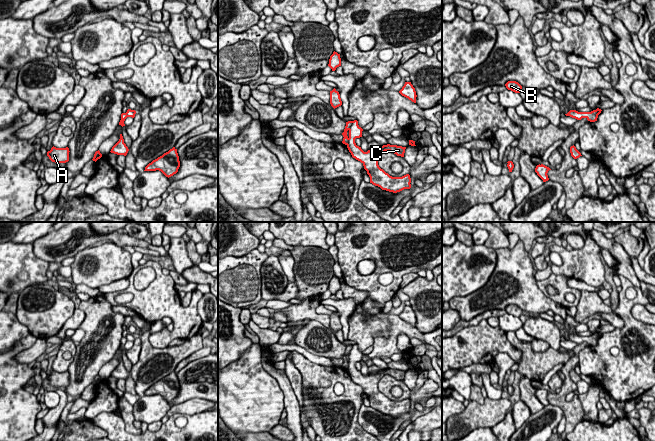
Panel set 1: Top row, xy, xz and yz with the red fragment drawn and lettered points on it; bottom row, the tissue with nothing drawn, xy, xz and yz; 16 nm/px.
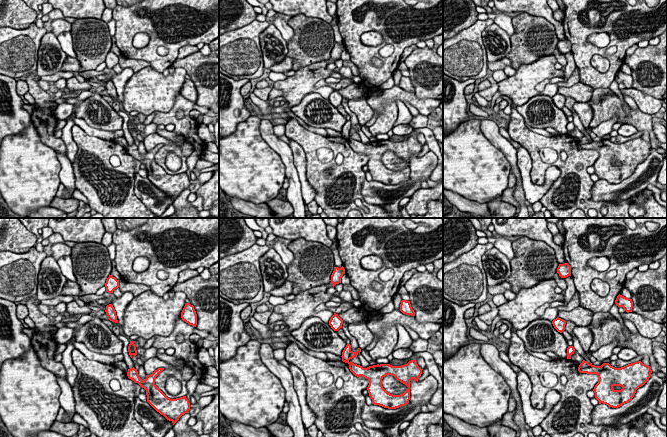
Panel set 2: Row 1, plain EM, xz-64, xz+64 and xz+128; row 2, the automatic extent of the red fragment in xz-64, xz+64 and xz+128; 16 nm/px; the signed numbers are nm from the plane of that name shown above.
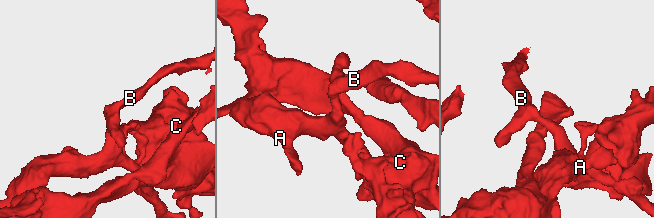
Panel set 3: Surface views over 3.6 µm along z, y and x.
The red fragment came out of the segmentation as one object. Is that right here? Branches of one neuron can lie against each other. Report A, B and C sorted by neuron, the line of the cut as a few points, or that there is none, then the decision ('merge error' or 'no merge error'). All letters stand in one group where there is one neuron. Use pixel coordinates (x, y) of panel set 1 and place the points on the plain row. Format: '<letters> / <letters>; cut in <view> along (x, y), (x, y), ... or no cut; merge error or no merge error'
A B / C; cut in xz along (352, 345), (348, 353); merge error

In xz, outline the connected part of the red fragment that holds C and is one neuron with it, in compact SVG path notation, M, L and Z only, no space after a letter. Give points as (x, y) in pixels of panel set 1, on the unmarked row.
M352 345L352 349L349 353L349 362L347 372L352 381L360 385L367 398L370 401L370 407L380 411L382 414L397 417L404 413L411 412L411 402L409 398L402 401L392 401L381 393L378 389L378 382L385 376L390 375L397 380L404 381L406 371L397 369L383 369L377 374L364 376L361 371L355 367L356 362L362 361L363 353L358 349L358 345Z

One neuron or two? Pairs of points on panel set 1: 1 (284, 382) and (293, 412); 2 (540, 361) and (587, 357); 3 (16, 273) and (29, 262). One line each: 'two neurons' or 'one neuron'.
1: one neuron
2: two neurons
3: one neuron

